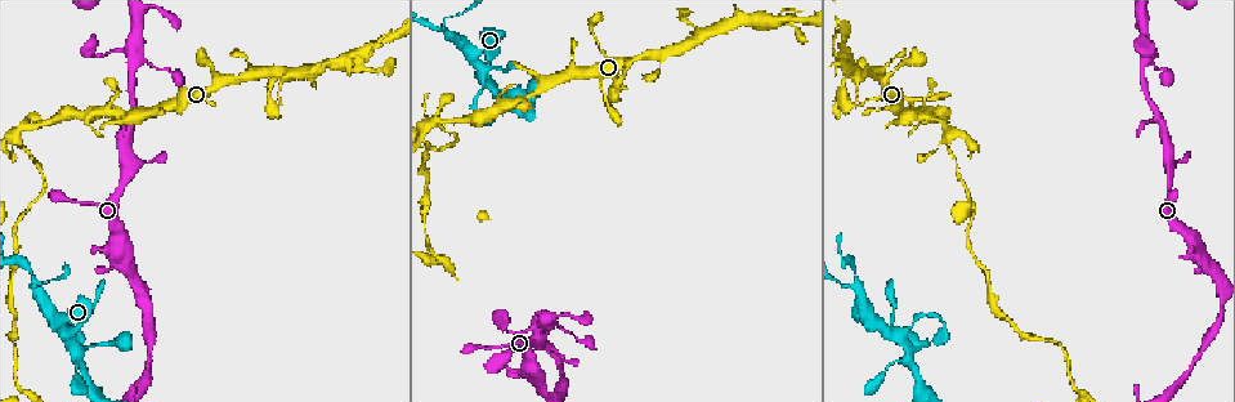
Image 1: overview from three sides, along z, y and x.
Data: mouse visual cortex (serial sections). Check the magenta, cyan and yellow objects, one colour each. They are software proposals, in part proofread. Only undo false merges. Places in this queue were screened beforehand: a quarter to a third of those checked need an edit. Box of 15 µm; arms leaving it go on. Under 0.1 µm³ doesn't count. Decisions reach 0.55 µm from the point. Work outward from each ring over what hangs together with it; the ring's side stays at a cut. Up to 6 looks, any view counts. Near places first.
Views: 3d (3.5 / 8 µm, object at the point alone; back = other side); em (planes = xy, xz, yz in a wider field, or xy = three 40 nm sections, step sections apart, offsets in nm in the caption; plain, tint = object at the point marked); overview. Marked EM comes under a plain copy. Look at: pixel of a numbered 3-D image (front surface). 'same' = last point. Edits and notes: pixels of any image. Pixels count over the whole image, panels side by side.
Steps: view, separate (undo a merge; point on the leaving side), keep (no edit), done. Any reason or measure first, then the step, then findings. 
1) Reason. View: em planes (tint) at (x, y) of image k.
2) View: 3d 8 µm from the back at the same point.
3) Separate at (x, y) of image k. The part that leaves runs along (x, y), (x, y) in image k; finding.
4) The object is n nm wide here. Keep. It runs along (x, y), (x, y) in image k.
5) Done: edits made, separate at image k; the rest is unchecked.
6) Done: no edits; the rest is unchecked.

Thin neck. View: 3d 3.5 µm at (527, 94) of image 1.

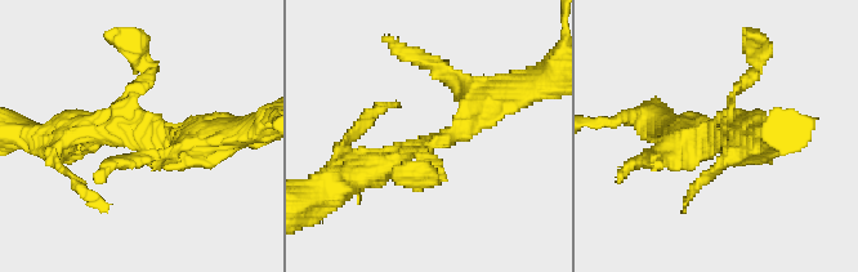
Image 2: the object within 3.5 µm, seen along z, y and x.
Shape alone is not enough. View: em planes (tint) at (721, 126) of image 2.

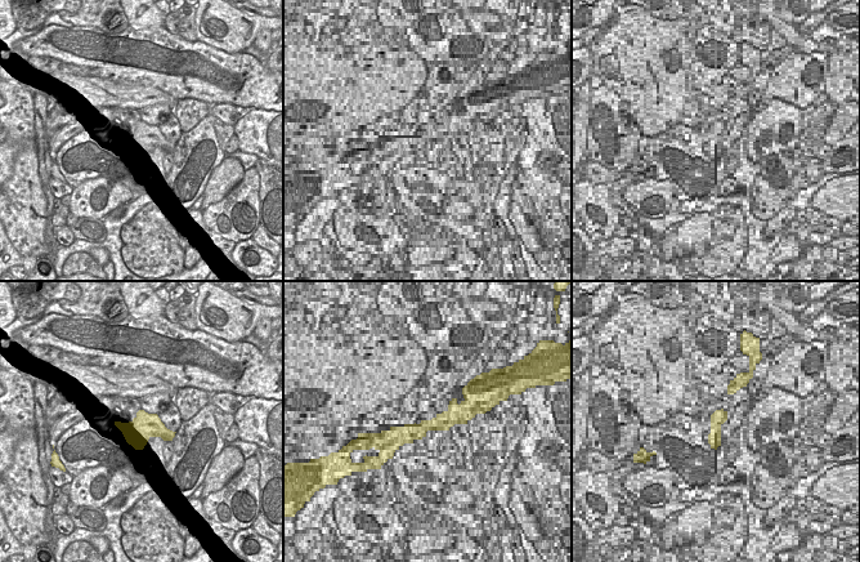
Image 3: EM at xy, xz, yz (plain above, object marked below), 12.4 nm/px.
Keep. It runs along (496, 97), (456, 133), (354, 179) in image 2; all the same cell.

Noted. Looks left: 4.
Two arms in line, one across. View: 3d 8 µm at (701, 39) of image 1.

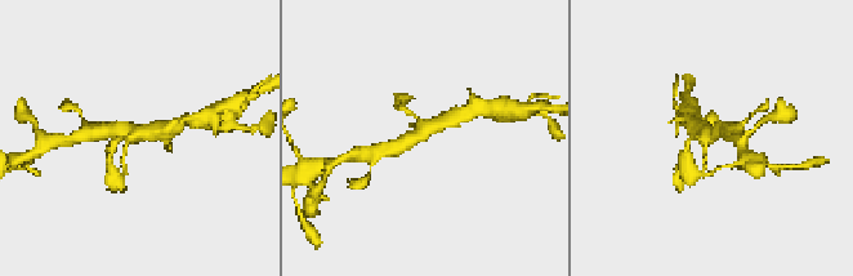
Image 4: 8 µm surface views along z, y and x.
Shape alone is not enough. View: em planes (tint) at (423, 131) of image 4.

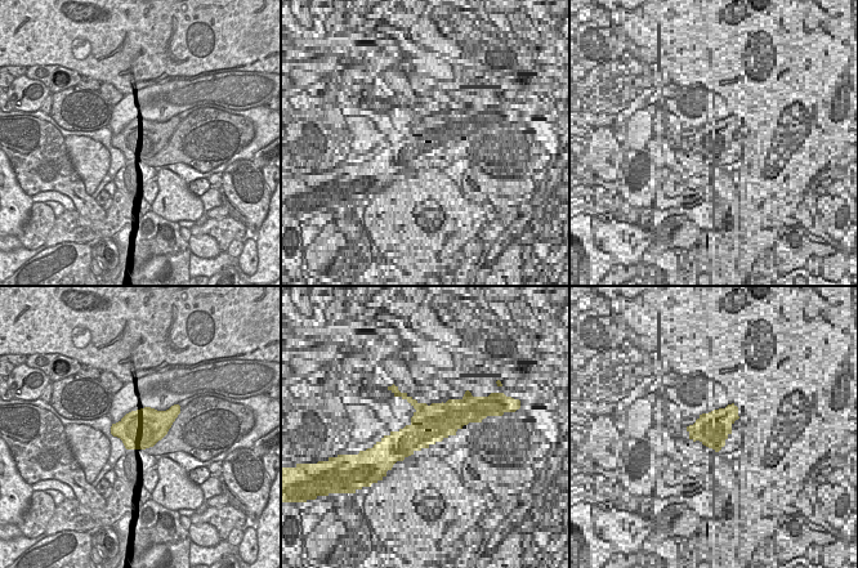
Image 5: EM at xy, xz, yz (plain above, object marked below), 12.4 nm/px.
Keep. It runs along (391, 148), (436, 123), (456, 118) in image 4; one cell here.

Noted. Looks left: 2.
Three arms meet. View: 3d 3.5 µm at (431, 125) of image 1.

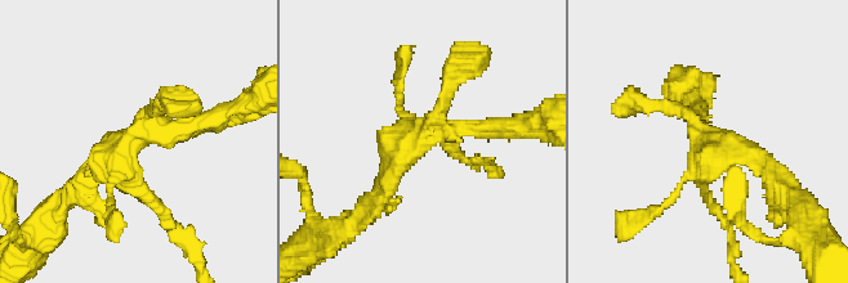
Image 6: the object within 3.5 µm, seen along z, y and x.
Now the EM. View: em xy step 3 (tint) at (128, 147) of image 6.

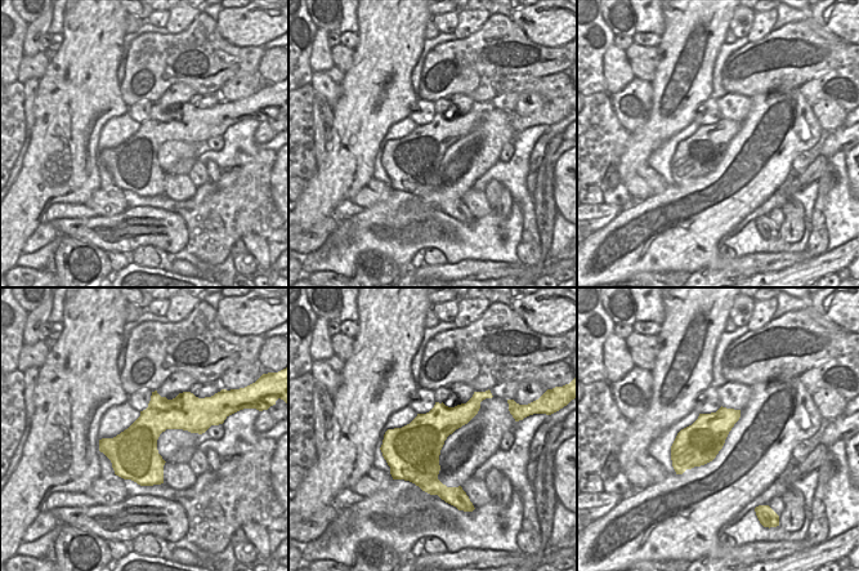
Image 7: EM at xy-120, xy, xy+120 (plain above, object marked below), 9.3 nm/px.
Separate at (165, 224) of image 6. The part that leaves runs along (139, 191), (163, 211), (202, 266) in image 6; a second cell is stuck on.

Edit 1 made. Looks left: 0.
Done: edits made, separate at image 6; the rest is unchecked.

